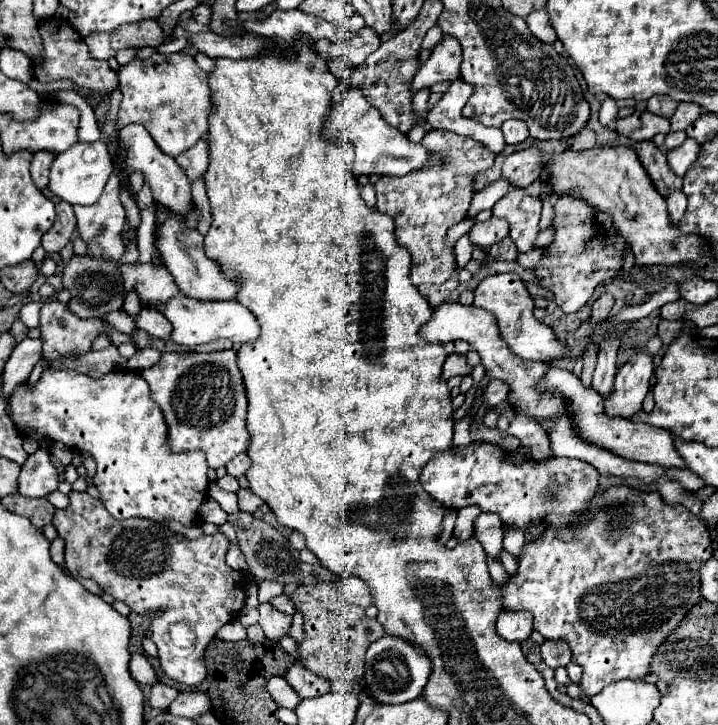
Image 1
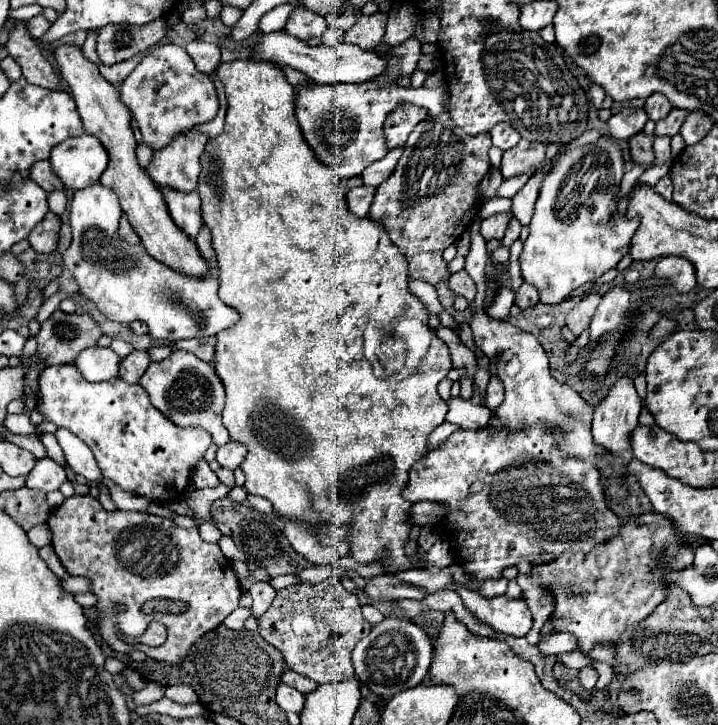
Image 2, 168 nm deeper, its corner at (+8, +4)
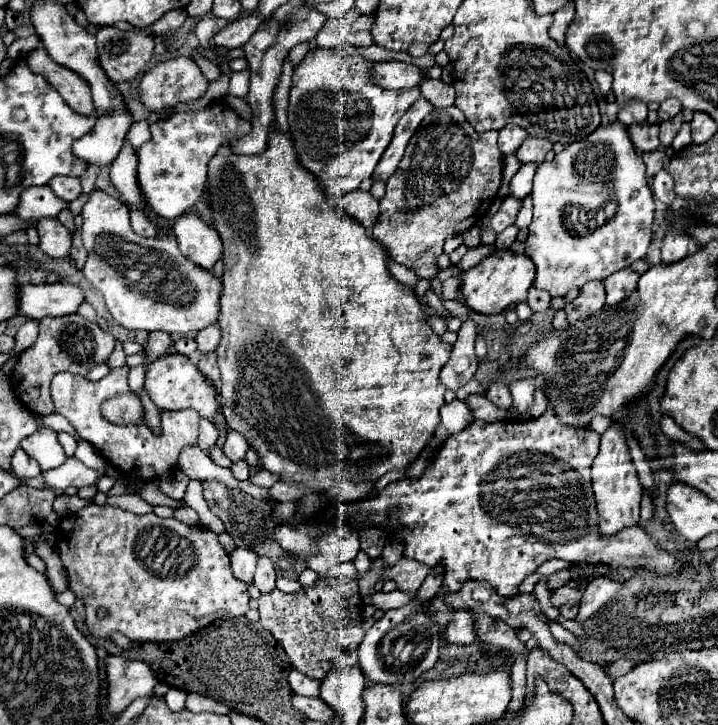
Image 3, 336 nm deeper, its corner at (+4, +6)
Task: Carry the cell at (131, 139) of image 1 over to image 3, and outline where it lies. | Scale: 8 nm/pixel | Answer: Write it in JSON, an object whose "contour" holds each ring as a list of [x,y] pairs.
{"contour":[[[183,214],[175,220],[173,234],[179,240],[183,256],[199,264],[199,268],[213,270],[215,262],[221,260],[221,238],[215,228],[207,226],[197,214]]]}

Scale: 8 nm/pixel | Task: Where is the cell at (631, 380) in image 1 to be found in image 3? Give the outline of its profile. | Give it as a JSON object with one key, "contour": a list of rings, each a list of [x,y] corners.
{"contour":[[[611,426],[601,436],[601,448],[591,468],[591,480],[595,482],[595,502],[597,502],[601,536],[615,536],[623,528],[635,526],[639,522],[639,504],[641,504],[643,488],[639,484],[635,464],[631,462],[627,442],[617,426]]]}

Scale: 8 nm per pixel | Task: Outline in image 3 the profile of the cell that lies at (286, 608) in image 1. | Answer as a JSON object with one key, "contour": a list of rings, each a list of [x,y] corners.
{"contour":[[[291,670],[289,674],[289,686],[295,694],[299,696],[311,696],[311,698],[317,698],[319,696],[319,680],[313,680],[313,678],[307,678],[305,674],[297,672],[297,670]]]}

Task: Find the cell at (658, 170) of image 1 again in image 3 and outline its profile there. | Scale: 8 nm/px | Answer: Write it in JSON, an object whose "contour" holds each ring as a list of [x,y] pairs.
{"contour":[[[631,124],[627,126],[629,130],[629,138],[633,142],[633,146],[641,152],[653,152],[659,148],[659,124]]]}

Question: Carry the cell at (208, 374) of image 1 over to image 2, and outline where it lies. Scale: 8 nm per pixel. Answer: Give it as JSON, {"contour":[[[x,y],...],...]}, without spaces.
{"contour":[[[173,350],[169,358],[161,362],[151,362],[145,374],[141,376],[139,384],[145,388],[145,392],[151,398],[151,404],[169,418],[179,428],[203,428],[211,434],[213,444],[225,446],[231,442],[227,428],[221,422],[223,406],[225,406],[225,390],[221,378],[215,374],[213,362],[203,362],[191,352]]]}

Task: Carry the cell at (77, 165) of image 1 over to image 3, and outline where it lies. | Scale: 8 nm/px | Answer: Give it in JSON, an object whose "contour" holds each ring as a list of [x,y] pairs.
{"contour":[[[123,98],[121,108],[99,114],[95,128],[91,128],[87,136],[73,142],[75,156],[97,166],[111,164],[117,158],[119,150],[123,148],[125,134],[131,124],[133,124],[133,114],[127,106],[127,100]]]}

